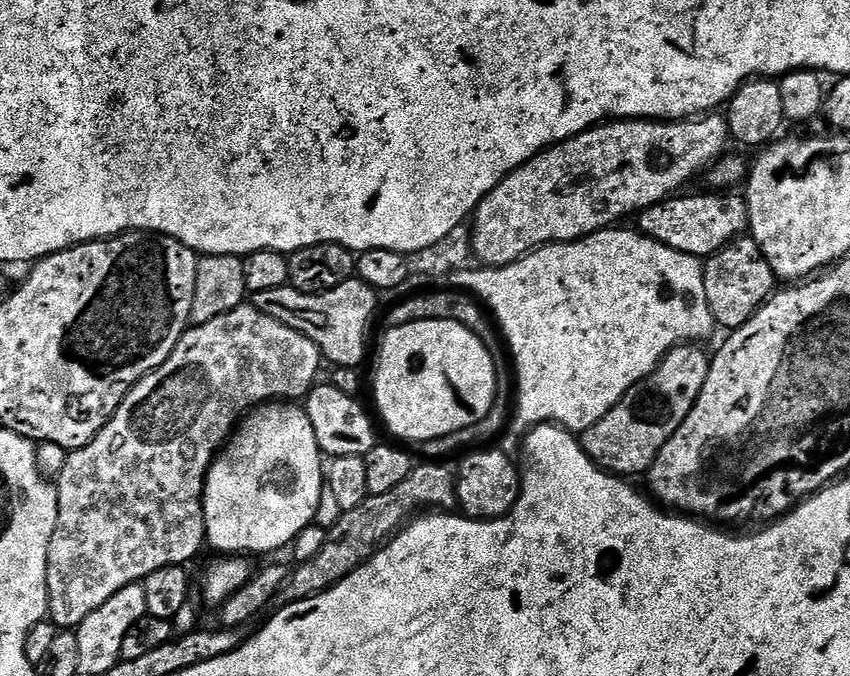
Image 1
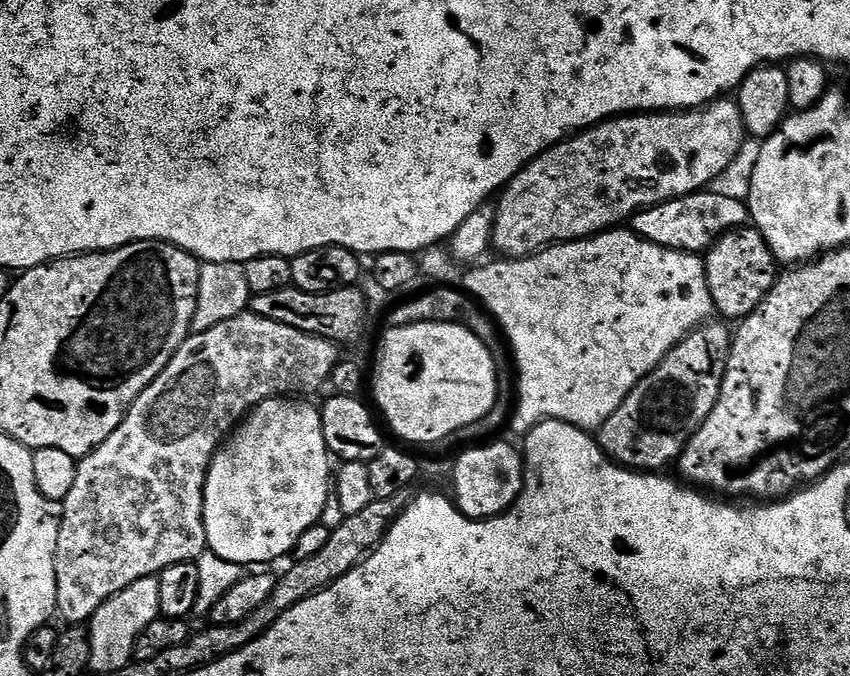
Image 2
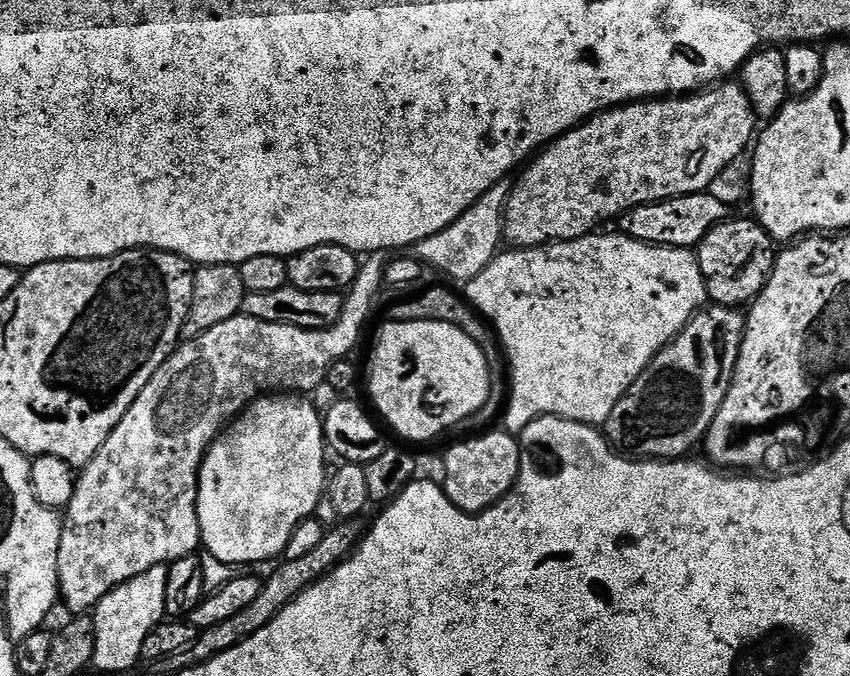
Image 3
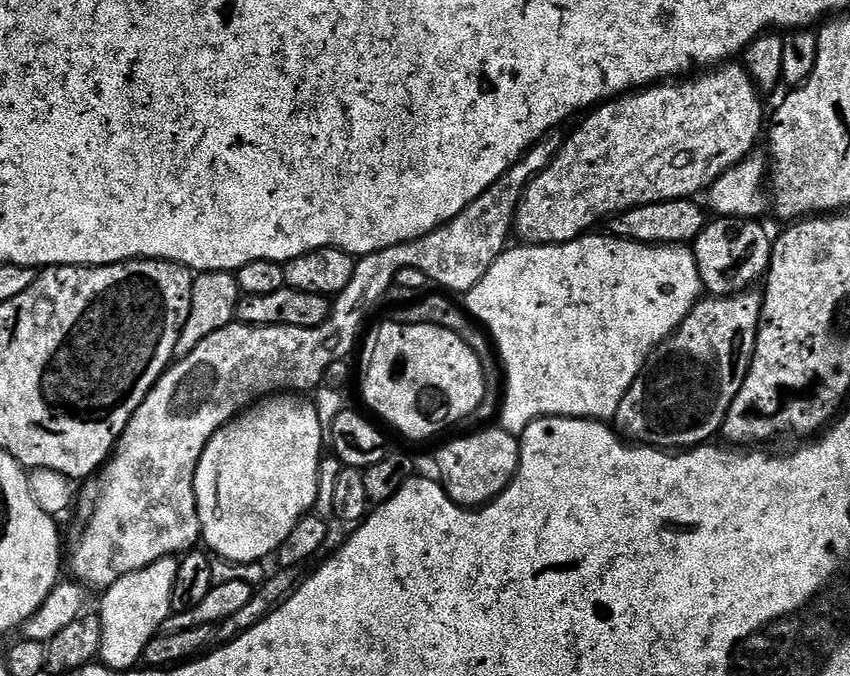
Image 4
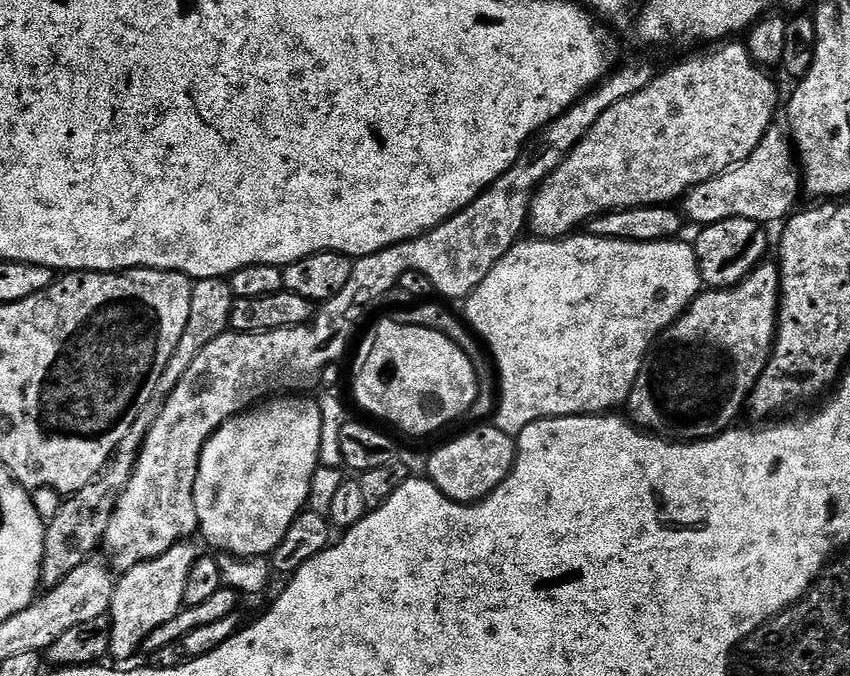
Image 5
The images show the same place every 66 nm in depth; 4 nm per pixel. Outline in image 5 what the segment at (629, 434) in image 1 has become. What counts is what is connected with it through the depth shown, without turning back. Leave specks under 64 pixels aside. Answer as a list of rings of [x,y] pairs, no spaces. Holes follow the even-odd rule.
[[[775,263],[760,264],[741,284],[732,288],[701,291],[692,305],[656,337],[655,351],[645,359],[628,395],[627,419],[649,434],[671,438],[676,442],[707,440],[709,436],[729,431],[737,423],[736,415],[743,408],[745,411],[752,387],[764,373],[772,356],[772,348],[776,344],[776,322],[779,319],[780,269]]]

